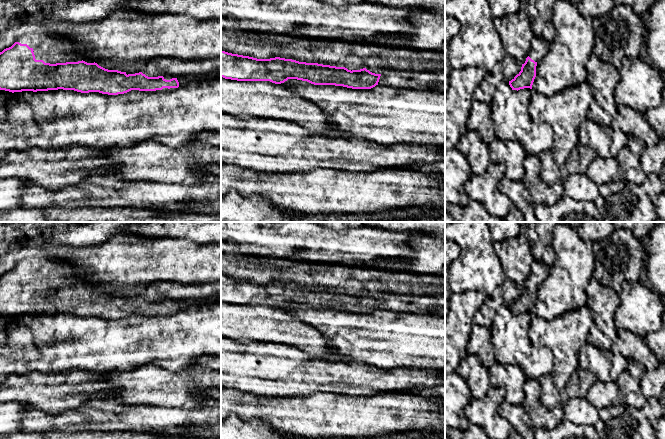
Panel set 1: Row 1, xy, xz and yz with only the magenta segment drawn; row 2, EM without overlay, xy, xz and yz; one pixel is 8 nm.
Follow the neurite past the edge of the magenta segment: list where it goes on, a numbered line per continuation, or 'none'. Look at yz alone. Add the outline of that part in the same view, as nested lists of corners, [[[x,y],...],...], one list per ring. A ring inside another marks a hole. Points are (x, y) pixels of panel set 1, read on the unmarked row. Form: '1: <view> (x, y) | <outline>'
1: yz (539, 271) | [[[534,261],[531,265],[531,270],[528,280],[535,286],[539,286],[547,278],[549,274],[549,268],[542,262]]]

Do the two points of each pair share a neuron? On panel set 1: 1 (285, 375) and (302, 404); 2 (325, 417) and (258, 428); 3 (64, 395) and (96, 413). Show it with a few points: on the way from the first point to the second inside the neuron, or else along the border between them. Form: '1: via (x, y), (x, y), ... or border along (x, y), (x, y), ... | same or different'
1: border along (321, 392), (299, 396), (275, 396) | different
2: border along (247, 420), (261, 420), (274, 428) | different
3: border along (103, 398), (86, 399), (75, 408), (58, 413) | different

